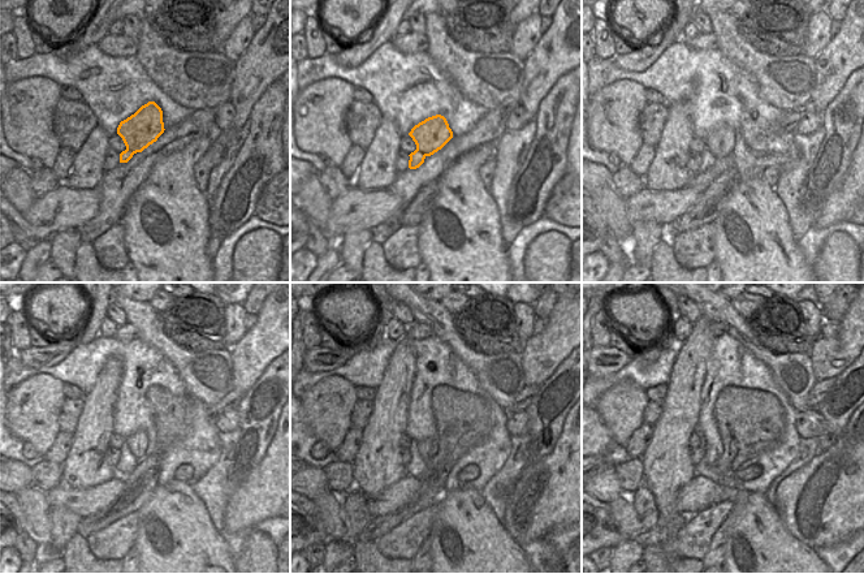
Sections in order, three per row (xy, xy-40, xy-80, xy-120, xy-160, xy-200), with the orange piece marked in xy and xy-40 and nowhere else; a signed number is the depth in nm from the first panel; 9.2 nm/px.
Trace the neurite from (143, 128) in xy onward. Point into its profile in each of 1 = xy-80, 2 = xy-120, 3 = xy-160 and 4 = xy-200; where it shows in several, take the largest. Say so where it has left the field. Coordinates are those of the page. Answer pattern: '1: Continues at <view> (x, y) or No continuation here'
1: Continues at xy-80 (720, 142)
2: Continues at xy-120 (134, 448)
3: Continues at xy-160 (423, 452)
4: Continues at xy-200 (707, 467)

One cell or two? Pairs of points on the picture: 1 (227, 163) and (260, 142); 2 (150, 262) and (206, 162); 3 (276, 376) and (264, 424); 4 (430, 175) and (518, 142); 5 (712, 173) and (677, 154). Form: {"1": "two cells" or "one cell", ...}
{"1": "two cells", "2": "two cells", "3": "one cell", "4": "two cells", "5": "two cells"}

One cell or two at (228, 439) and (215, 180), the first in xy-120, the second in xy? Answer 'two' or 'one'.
one

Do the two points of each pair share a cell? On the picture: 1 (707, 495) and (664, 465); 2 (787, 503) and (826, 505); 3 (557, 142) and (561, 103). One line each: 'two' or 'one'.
1: two
2: one
3: one

